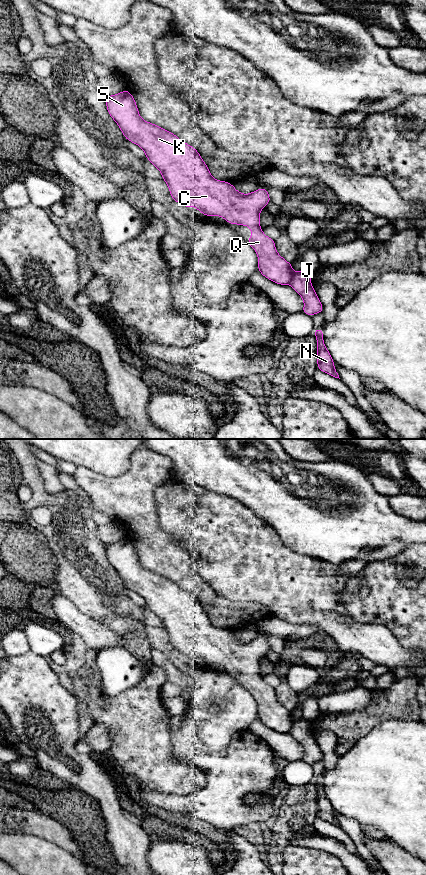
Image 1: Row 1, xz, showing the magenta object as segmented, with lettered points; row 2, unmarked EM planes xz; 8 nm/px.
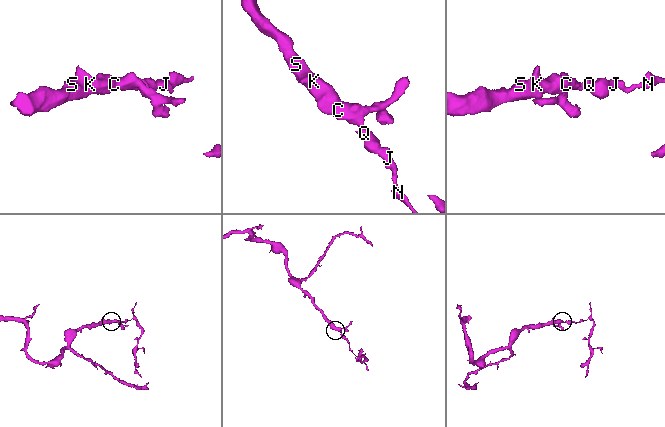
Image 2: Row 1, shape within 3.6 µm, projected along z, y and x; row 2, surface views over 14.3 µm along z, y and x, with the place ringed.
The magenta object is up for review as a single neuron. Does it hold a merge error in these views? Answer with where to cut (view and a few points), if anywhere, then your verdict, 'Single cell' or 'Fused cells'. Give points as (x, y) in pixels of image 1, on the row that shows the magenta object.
Split along xz (294, 272), (288, 283). Fused cells

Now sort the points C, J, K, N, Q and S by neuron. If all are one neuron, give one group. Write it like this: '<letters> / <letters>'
C K Q S / J N

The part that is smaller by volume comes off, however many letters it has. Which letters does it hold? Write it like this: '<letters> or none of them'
J, N

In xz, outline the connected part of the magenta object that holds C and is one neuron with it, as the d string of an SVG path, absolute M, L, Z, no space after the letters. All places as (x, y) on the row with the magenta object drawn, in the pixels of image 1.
M128 90L106 97L106 108L117 123L124 137L138 145L146 158L161 172L167 183L170 195L184 207L196 207L204 216L220 216L227 223L249 226L251 238L246 240L258 256L259 272L279 285L290 283L294 271L291 263L281 257L275 247L275 240L266 236L260 228L260 211L271 202L266 188L249 194L242 194L227 181L214 179L199 152L183 142L175 134L141 118L137 104Z

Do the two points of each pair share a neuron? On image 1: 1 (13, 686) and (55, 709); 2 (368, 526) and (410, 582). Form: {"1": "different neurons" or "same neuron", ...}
{"1": "same neuron", "2": "different neurons"}

